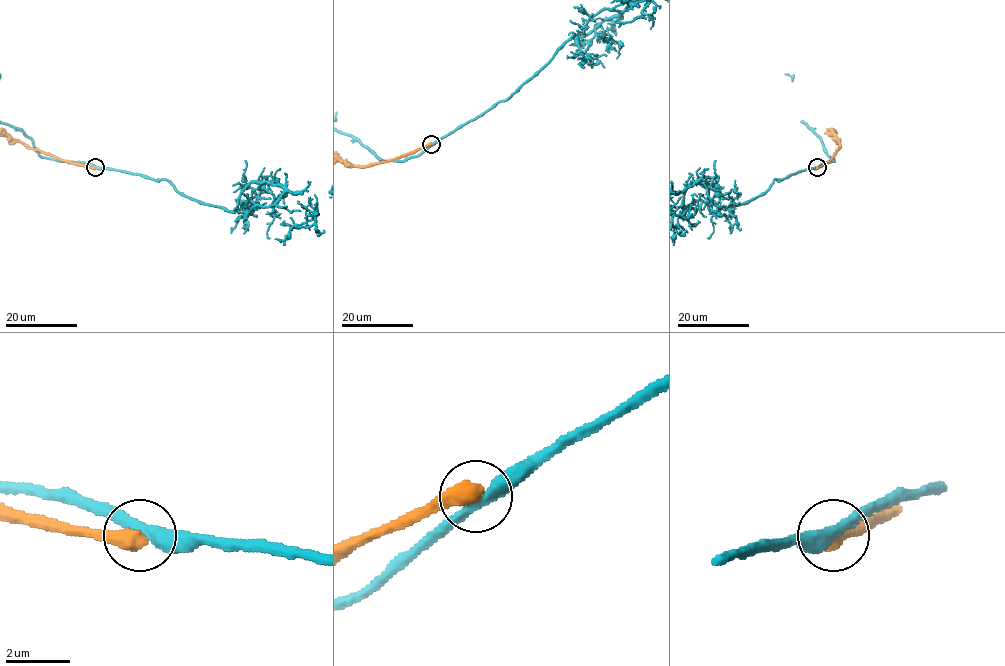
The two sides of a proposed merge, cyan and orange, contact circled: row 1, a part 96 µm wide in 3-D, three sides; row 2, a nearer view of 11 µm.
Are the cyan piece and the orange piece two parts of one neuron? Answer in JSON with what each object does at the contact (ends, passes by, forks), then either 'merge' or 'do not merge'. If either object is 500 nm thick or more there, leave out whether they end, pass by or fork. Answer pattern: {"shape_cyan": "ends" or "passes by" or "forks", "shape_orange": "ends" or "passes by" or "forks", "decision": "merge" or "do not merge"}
{"decision": "do not merge"}

